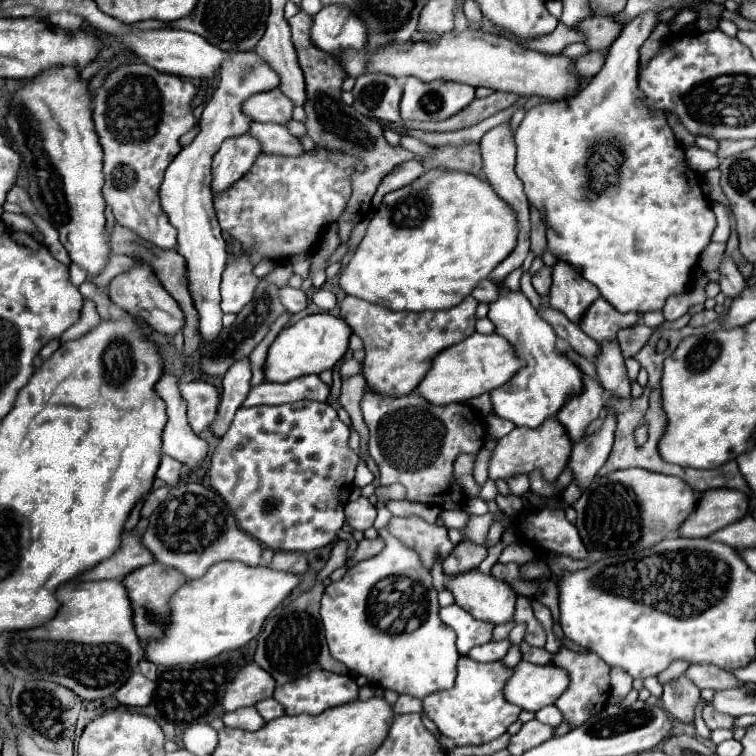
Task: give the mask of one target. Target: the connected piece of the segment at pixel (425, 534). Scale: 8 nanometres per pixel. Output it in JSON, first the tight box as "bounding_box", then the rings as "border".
{"bounding_box":[386,516,454,570],"border":[[[418,516],[392,518],[386,530],[400,542],[404,542],[408,548],[412,548],[420,556],[424,568],[428,570],[438,558],[444,560],[444,556],[448,556],[448,552],[452,552],[454,548],[448,538],[448,530],[444,526],[426,524]]]}

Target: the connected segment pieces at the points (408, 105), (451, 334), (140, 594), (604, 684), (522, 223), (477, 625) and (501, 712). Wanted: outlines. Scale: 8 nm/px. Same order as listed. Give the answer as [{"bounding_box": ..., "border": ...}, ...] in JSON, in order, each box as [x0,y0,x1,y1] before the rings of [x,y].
[{"bounding_box":[400,76,474,120],"border":[[[412,76],[404,80],[400,112],[404,120],[446,120],[474,100],[474,88],[460,82],[432,80],[422,82]]]},{"bounding_box":[340,296,478,396],"border":[[[346,296],[340,302],[340,314],[352,326],[352,330],[364,340],[366,360],[364,378],[368,386],[380,394],[404,396],[420,384],[420,378],[428,374],[428,368],[436,354],[452,344],[472,336],[476,324],[478,302],[466,296],[458,306],[438,312],[392,312],[380,304],[370,304],[354,296]]]},{"bounding_box":[124,564,188,644],"border":[[[164,564],[142,566],[140,570],[134,570],[132,574],[128,574],[124,578],[124,586],[128,590],[132,610],[134,610],[136,634],[142,640],[142,644],[148,644],[148,642],[164,636],[164,628],[170,624],[170,598],[186,582],[188,582],[188,578],[180,576],[180,572],[176,572],[176,568],[168,568]]]},{"bounding_box":[550,648,610,728],"border":[[[562,648],[560,652],[556,652],[552,656],[550,664],[564,668],[568,672],[568,676],[570,676],[568,688],[556,700],[556,708],[562,712],[564,720],[572,728],[578,728],[580,724],[584,724],[590,718],[594,706],[600,706],[600,704],[608,702],[608,698],[610,698],[610,666],[596,654],[576,654],[576,652],[568,650],[568,648]]]},{"bounding_box":[480,122,530,282],"border":[[[504,122],[496,128],[492,128],[490,132],[484,134],[484,138],[480,140],[480,150],[482,150],[482,160],[484,160],[484,168],[482,168],[482,174],[484,178],[492,184],[494,192],[504,200],[508,202],[508,206],[516,212],[516,220],[518,220],[518,242],[516,242],[516,248],[508,254],[508,258],[504,262],[500,262],[494,272],[492,272],[492,280],[494,282],[500,282],[504,280],[512,270],[520,268],[528,250],[530,250],[530,202],[522,190],[522,180],[516,176],[514,172],[514,166],[516,166],[516,144],[514,144],[514,132],[510,128],[510,122]]]},{"bounding_box":[440,604,492,654],"border":[[[456,604],[440,608],[440,620],[456,632],[456,648],[460,654],[468,654],[474,646],[482,646],[492,638],[492,624],[472,618]]]},{"bounding_box":[422,656,522,746],"border":[[[460,656],[454,686],[450,690],[432,692],[432,696],[426,696],[422,700],[424,710],[430,716],[430,720],[438,726],[438,730],[444,736],[454,738],[458,746],[486,744],[502,736],[508,730],[508,726],[518,720],[518,714],[522,712],[518,706],[506,702],[502,694],[508,676],[512,676],[512,668],[504,666],[502,662],[480,664],[468,656]]]}]

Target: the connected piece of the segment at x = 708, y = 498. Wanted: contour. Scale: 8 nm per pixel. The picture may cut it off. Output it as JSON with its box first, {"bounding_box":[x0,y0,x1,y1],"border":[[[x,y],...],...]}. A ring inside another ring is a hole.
{"bounding_box":[678,488,748,538],"border":[[[716,488],[702,494],[696,512],[680,526],[678,536],[704,538],[716,530],[742,520],[748,514],[748,496],[740,490]]]}

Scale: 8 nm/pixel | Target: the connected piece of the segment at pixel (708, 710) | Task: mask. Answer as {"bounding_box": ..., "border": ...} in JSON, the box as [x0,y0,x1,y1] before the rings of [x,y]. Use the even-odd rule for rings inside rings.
{"bounding_box":[702,702,734,730],"border":[[[710,702],[704,704],[704,708],[702,708],[702,718],[704,718],[704,722],[706,722],[706,726],[708,726],[710,730],[716,730],[716,728],[732,728],[732,722],[734,722],[734,716],[716,712]]]}

